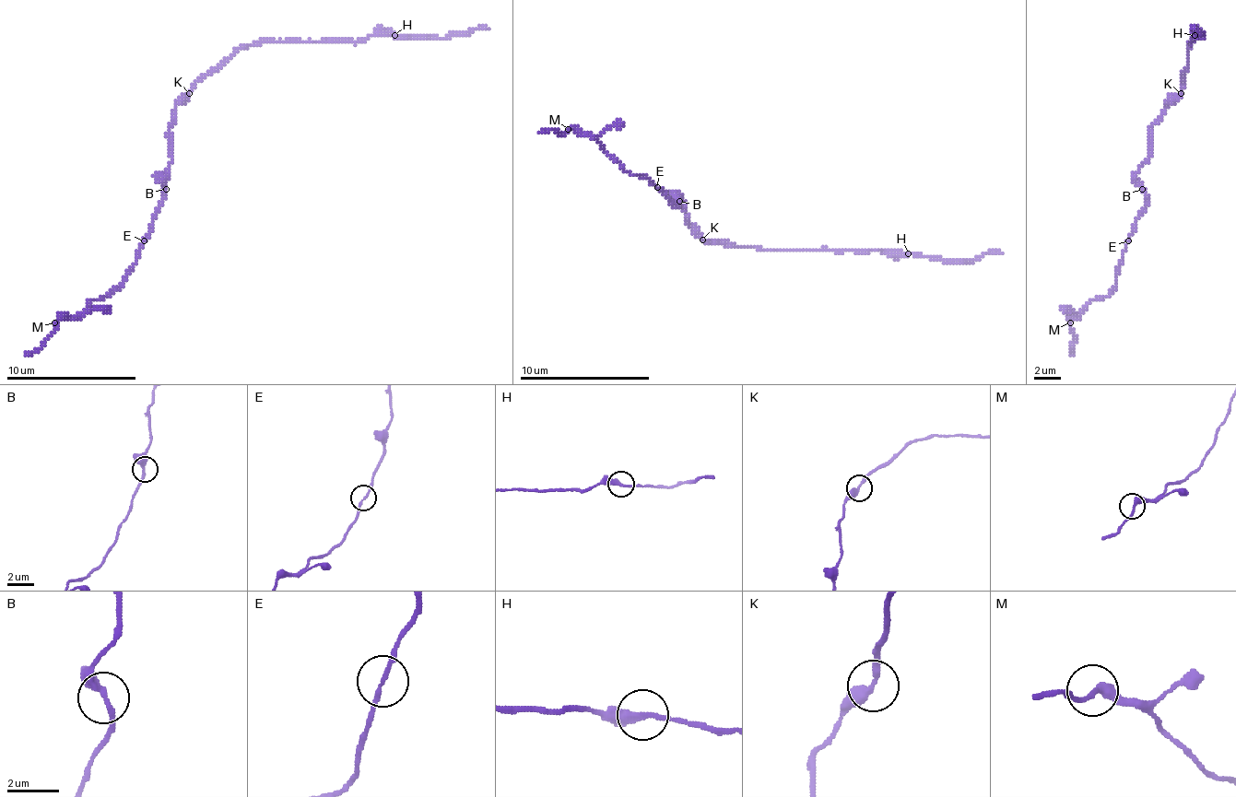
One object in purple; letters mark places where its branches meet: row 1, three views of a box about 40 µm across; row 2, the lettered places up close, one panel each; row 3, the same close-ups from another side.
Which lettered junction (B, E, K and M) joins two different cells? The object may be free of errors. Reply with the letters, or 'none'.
none

